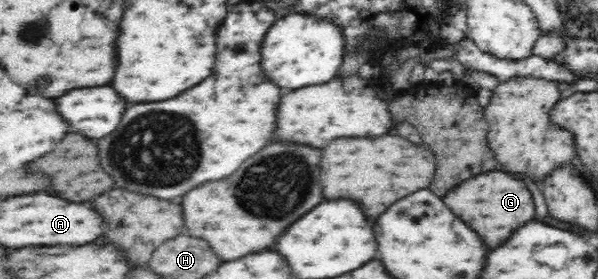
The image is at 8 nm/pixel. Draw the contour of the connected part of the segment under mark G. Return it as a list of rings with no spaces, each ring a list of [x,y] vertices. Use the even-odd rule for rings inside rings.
[[[489,171],[483,175],[477,175],[465,183],[461,183],[457,189],[449,191],[443,201],[447,207],[463,219],[473,231],[481,235],[485,245],[499,245],[515,225],[523,225],[523,221],[531,221],[535,207],[533,207],[533,197],[527,185],[519,181],[517,177],[511,177],[511,173],[501,173],[501,171]]]

